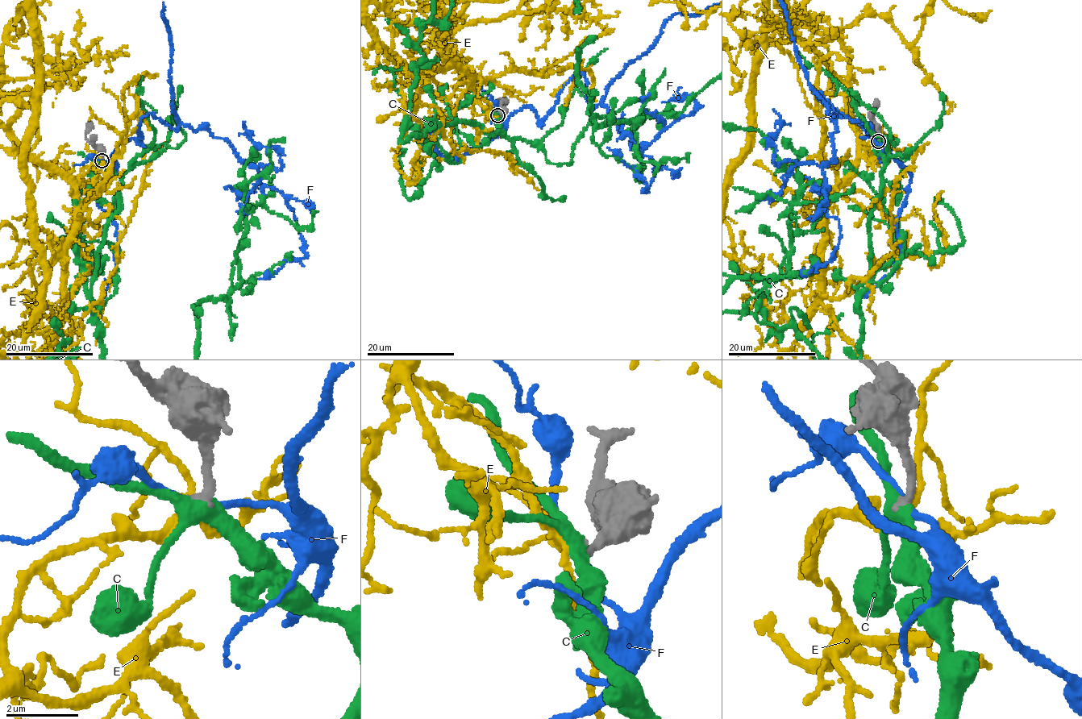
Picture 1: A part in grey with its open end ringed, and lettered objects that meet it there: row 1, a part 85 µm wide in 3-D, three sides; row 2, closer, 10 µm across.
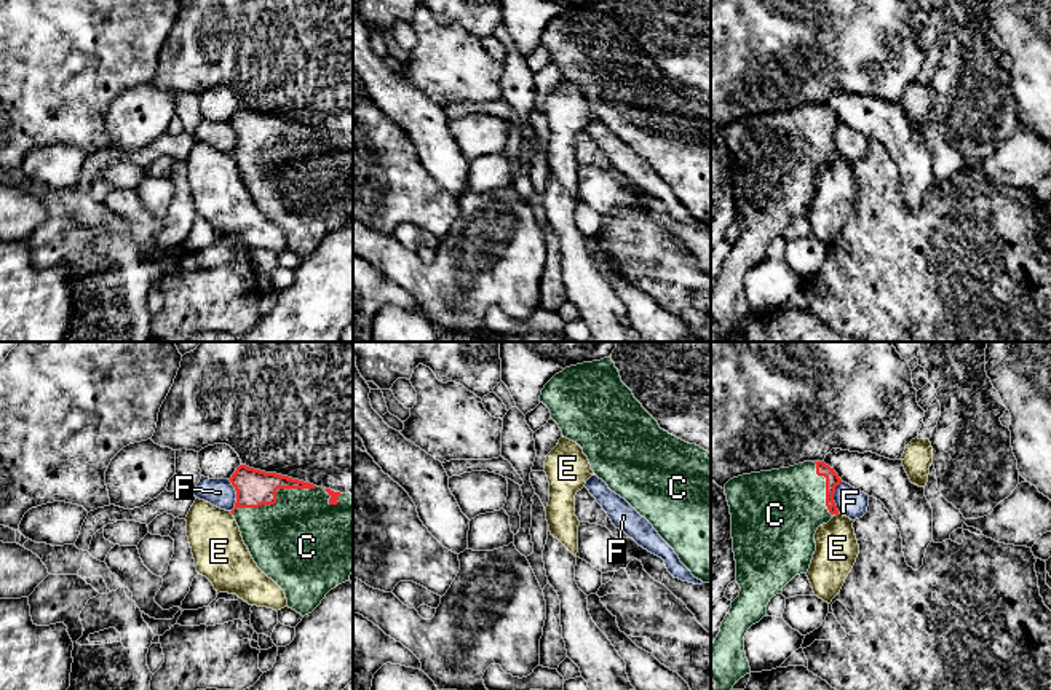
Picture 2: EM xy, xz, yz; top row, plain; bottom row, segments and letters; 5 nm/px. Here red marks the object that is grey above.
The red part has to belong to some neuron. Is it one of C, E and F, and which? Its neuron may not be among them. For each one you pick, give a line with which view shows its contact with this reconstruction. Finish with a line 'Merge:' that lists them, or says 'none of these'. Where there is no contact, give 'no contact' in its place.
C: meets red in xy
Merge: C

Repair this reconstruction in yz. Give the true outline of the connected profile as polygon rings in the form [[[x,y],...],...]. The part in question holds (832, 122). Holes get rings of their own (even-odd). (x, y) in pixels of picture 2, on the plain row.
[[[803,104],[789,110],[743,117],[725,126],[732,157],[732,180],[736,203],[736,225],[741,233],[722,264],[711,291],[714,335],[727,339],[733,327],[751,315],[744,294],[748,272],[767,259],[770,241],[800,216],[807,216],[816,193],[815,176],[839,157],[834,144],[839,117],[824,104]]]

